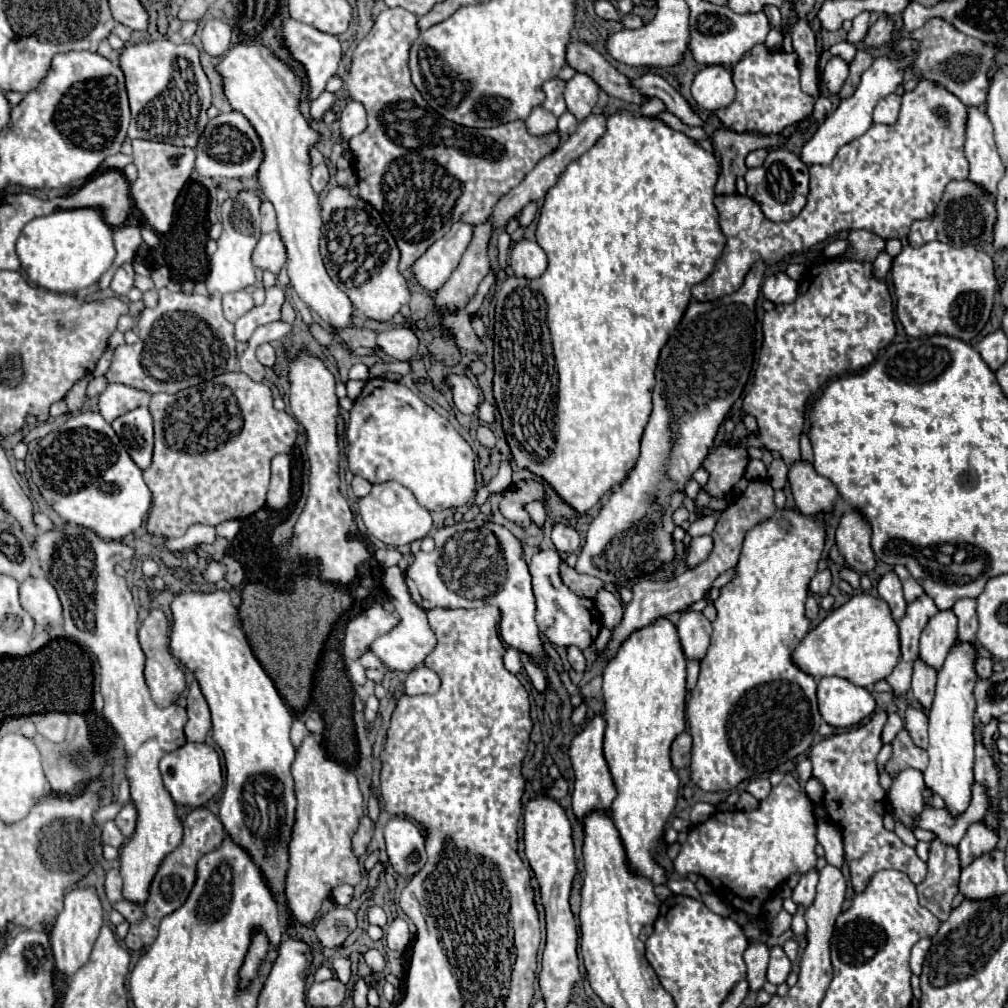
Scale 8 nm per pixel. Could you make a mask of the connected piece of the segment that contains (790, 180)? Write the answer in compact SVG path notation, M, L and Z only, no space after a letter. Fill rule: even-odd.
M785 148L769 150L763 166L747 170L745 182L747 182L747 196L753 198L761 206L763 214L771 222L793 220L803 210L803 206L807 202L809 170L807 170L807 166L803 166L799 156L795 156L793 152L789 152Z

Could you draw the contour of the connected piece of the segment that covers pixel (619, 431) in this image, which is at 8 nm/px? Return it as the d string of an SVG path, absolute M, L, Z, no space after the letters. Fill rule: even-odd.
M617 110L607 116L605 126L607 130L595 142L595 146L567 166L565 174L559 178L553 190L547 192L545 202L539 210L541 216L537 224L537 242L549 258L547 272L535 280L505 278L497 292L497 304L495 304L493 392L495 392L497 408L501 412L503 432L513 452L513 460L519 468L529 468L531 472L547 480L559 492L559 496L579 512L587 512L589 508L593 508L603 496L607 496L613 488L617 488L619 482L631 470L631 466L635 466L635 458L639 456L639 440L653 408L651 394L655 386L655 366L657 366L659 352L665 346L671 330L675 330L675 326L679 324L683 310L691 302L691 288L703 282L713 272L715 262L719 260L725 246L725 236L719 228L719 214L713 204L715 182L719 176L717 158L705 152L693 138L669 128L659 118L637 116L631 114L629 110Z

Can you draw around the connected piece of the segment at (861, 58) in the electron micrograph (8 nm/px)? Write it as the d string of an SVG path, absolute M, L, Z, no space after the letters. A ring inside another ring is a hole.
M857 50L857 56L855 56L855 60L851 62L851 72L849 72L849 78L847 78L847 82L845 82L845 86L843 86L843 90L839 92L839 96L841 96L841 100L845 100L845 98L849 98L853 92L855 92L855 88L859 86L859 80L861 80L861 74L871 66L871 62L873 62L873 58L871 58L871 54L867 52L867 50Z

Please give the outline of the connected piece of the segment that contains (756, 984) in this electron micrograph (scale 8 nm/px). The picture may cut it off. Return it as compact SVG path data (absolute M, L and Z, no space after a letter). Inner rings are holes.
M751 942L745 950L745 964L747 964L747 982L749 990L757 992L765 984L767 974L767 962L769 962L769 948L763 942Z

